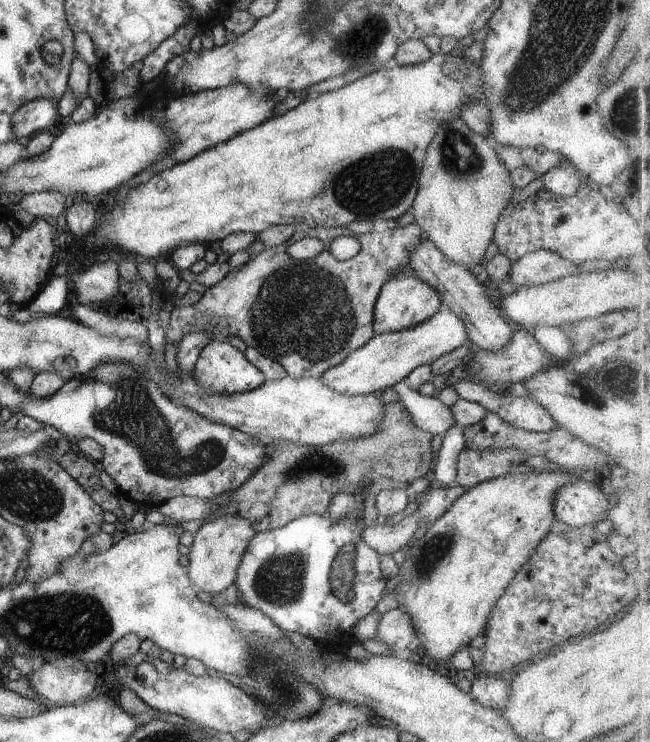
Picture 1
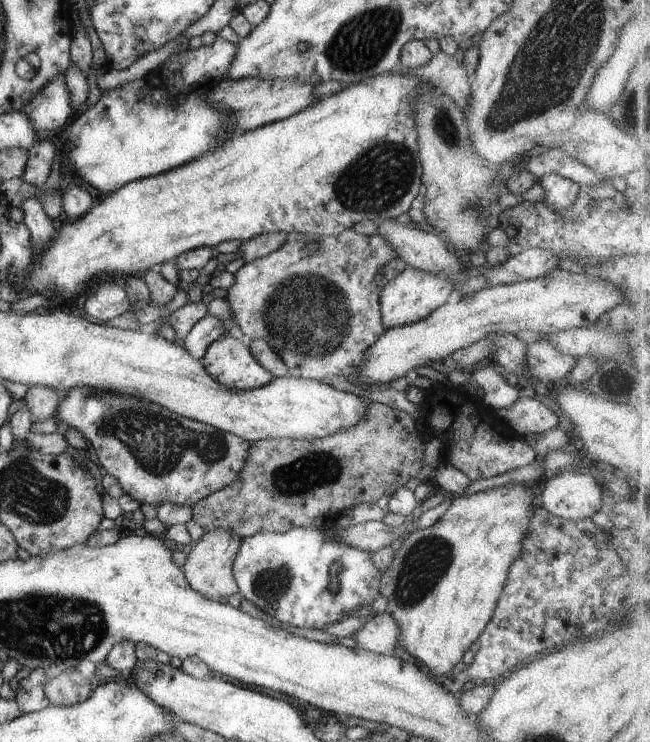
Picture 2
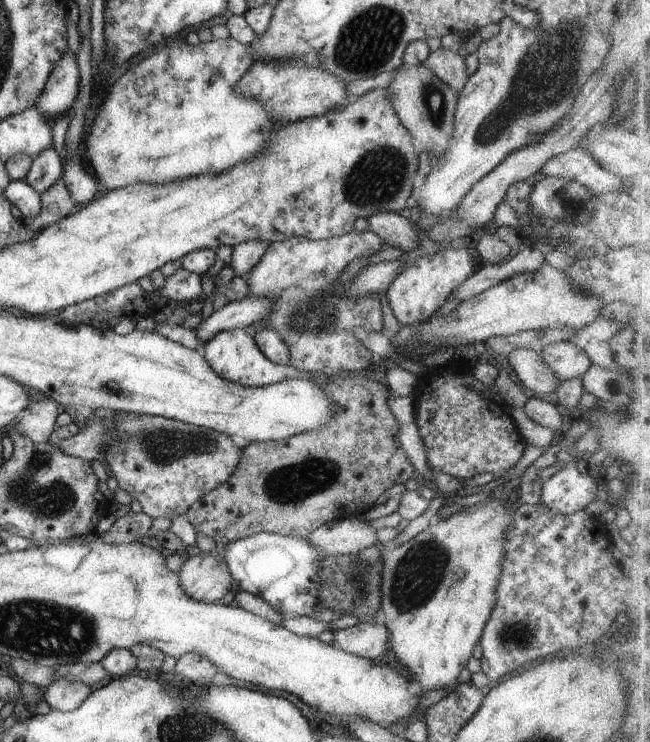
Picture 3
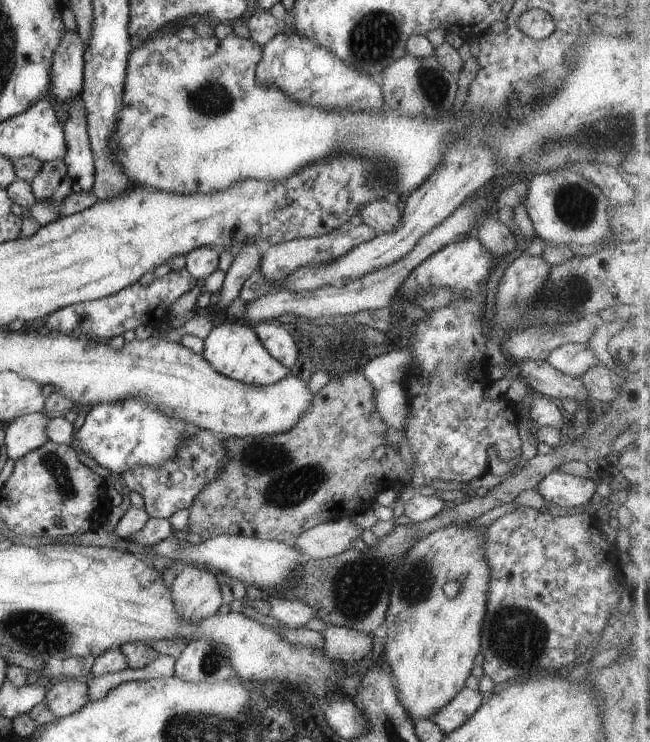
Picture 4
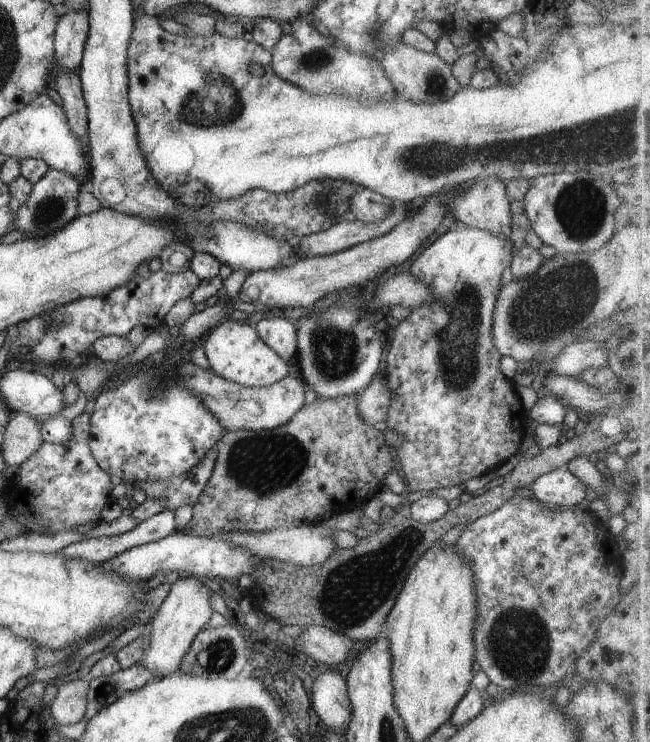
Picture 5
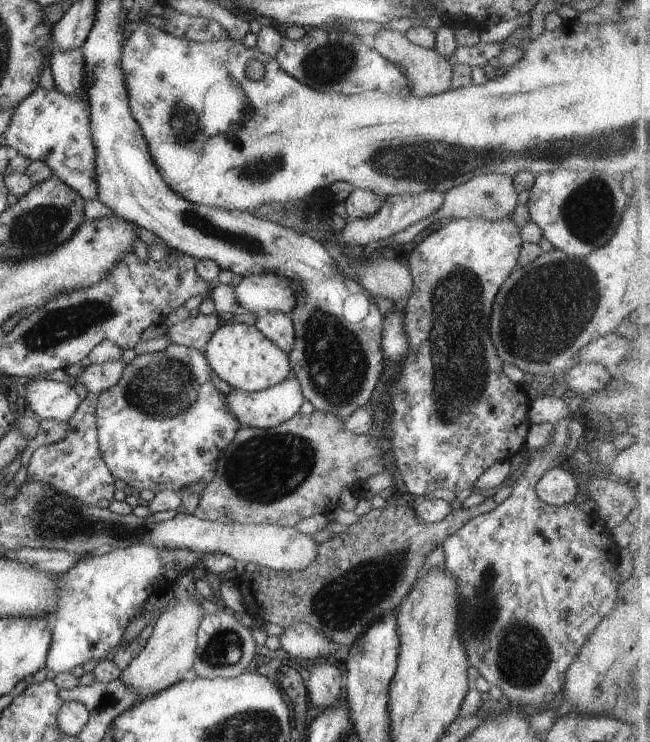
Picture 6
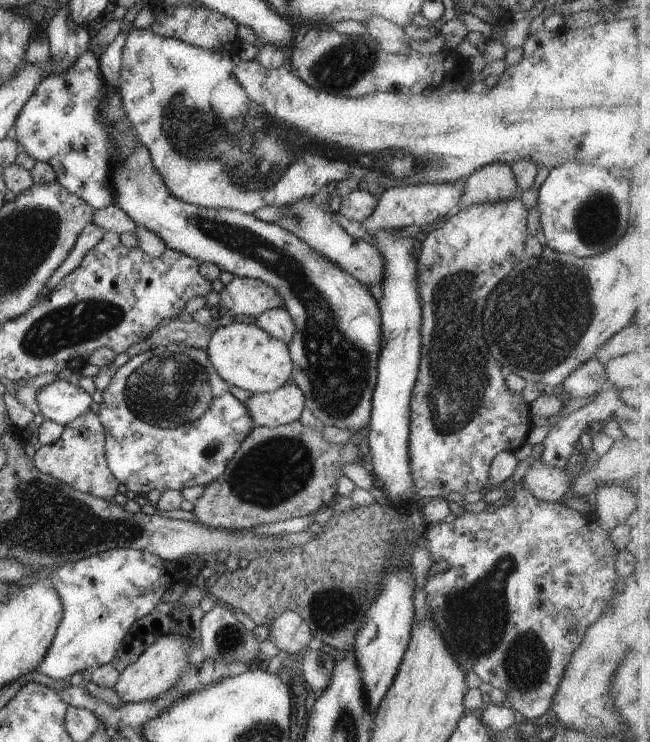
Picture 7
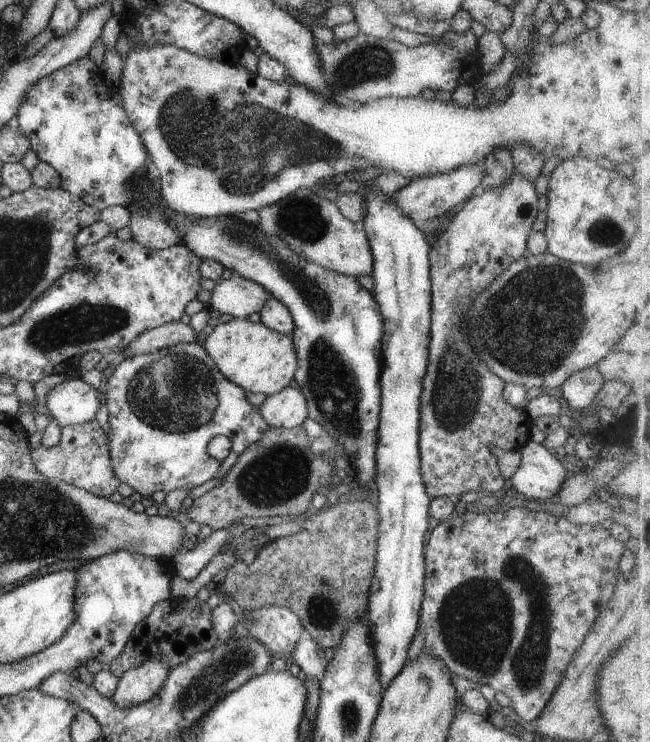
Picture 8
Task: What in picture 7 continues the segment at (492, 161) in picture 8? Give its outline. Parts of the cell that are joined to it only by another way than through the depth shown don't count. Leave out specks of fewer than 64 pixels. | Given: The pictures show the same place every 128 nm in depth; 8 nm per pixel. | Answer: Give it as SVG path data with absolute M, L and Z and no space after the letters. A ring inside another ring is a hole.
M487 164L479 168L464 181L464 194L458 202L459 210L484 204L521 198L523 191L517 185L511 166L506 164Z

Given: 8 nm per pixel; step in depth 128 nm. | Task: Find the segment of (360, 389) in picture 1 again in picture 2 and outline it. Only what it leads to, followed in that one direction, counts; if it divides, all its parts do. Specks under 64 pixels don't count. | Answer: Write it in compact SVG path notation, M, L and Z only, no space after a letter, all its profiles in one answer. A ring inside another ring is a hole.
M560 268L552 270L548 276L536 280L525 280L509 285L492 285L480 291L472 292L468 298L461 299L456 304L442 304L424 320L406 326L390 328L390 330L385 329L382 336L379 336L378 340L366 350L366 356L364 356L360 368L354 368L354 372L348 374L345 380L361 388L384 387L388 386L389 382L402 378L402 376L411 377L416 368L444 360L446 356L453 354L458 349L464 349L481 341L488 334L508 332L508 334L516 335L520 331L532 331L546 335L580 327L590 327L603 314L624 303L625 298L622 290L616 288L608 280L602 280L598 276L588 276L585 273L573 273Z

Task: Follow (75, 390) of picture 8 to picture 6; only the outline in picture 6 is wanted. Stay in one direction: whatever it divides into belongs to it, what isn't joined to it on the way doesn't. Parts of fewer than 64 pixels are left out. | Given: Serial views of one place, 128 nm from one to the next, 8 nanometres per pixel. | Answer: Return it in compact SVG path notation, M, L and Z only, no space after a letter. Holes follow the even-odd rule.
M37 378L27 387L24 406L28 405L40 419L70 422L81 404L81 399L74 387L58 379Z

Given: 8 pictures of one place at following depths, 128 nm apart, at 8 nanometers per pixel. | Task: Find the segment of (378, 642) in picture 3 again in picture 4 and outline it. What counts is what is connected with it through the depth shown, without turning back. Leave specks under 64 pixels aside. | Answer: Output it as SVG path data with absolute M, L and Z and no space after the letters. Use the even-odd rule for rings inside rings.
M328 626L322 631L324 636L323 650L338 662L362 660L373 650L373 635L364 634L352 628Z

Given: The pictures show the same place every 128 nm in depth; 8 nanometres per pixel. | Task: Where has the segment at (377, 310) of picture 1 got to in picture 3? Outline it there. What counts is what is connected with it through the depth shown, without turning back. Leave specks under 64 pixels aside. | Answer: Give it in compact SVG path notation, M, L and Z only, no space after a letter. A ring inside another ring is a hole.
M440 248L432 255L415 256L413 264L402 270L388 288L386 300L401 326L424 323L446 304L452 292L474 272L474 258L469 249Z

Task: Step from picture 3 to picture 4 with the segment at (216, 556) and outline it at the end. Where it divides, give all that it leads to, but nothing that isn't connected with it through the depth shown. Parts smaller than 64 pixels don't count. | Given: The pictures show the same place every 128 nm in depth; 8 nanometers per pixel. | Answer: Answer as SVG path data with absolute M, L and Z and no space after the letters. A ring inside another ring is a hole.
M186 565L180 570L169 588L182 620L196 624L198 620L219 612L218 609L224 603L218 583L221 578L212 570L198 566Z

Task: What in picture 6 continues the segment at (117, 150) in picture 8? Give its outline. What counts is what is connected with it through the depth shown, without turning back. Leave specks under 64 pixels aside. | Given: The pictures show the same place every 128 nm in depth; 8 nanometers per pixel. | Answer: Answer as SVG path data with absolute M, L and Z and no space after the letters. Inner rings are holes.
M37 88L13 110L2 144L32 161L44 162L66 187L82 196L84 202L98 199L96 148L91 134L91 115L85 90L70 97L58 90Z

